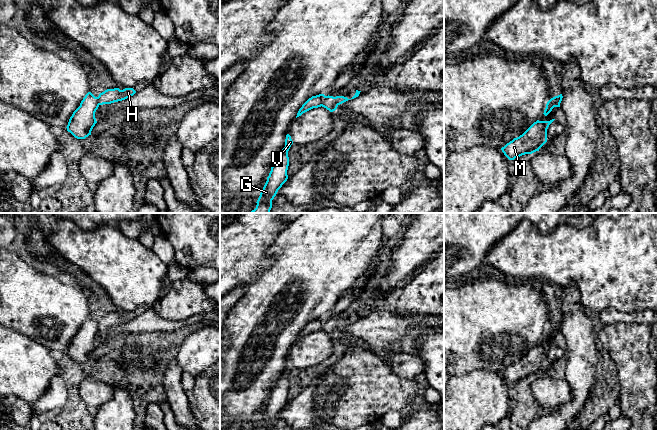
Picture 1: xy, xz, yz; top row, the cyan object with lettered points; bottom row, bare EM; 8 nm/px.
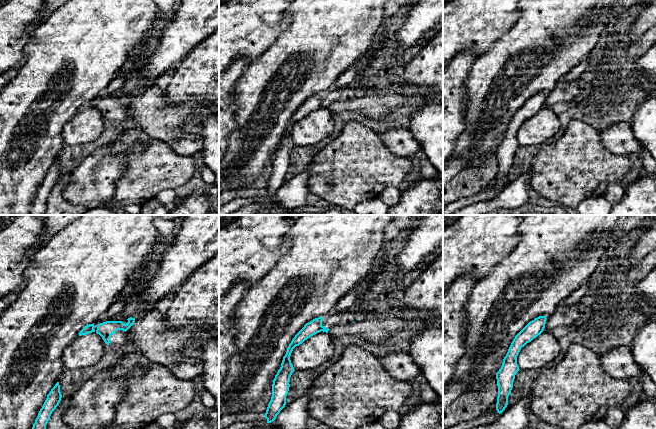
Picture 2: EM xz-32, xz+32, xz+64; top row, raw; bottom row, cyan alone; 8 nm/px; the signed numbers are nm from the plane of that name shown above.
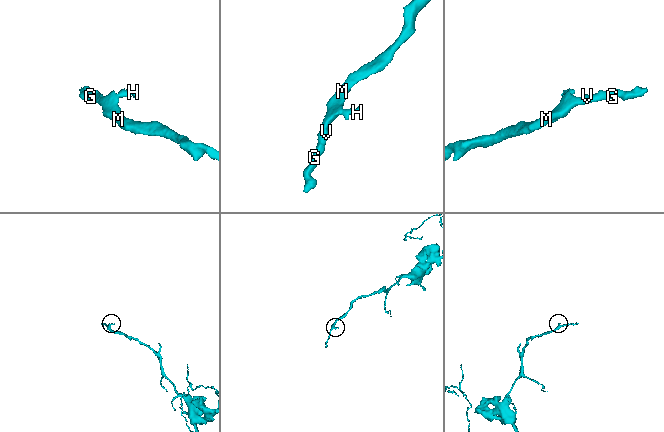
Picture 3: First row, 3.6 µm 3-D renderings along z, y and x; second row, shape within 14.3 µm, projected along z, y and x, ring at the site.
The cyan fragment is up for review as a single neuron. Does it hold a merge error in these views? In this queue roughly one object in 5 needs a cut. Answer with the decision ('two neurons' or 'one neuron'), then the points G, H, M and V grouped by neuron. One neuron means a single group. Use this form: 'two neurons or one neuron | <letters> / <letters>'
two neurons | G M V / H

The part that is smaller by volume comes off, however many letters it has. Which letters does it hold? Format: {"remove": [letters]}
{"remove": ["H"]}

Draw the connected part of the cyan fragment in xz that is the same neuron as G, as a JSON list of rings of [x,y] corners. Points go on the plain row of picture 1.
[[[286,359],[285,371],[278,378],[275,387],[271,391],[267,405],[260,417],[256,430],[272,430],[272,424],[276,420],[278,414],[287,405],[287,394],[289,390],[288,375],[293,368],[291,360]]]

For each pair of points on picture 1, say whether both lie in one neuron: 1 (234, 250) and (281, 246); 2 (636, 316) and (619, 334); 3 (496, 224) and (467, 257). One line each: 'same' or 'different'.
1: different
2: different
3: same

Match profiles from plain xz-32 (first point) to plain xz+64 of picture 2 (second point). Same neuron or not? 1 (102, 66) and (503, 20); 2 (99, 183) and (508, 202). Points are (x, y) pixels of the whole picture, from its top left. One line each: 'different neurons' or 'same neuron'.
1: different neurons
2: same neuron

